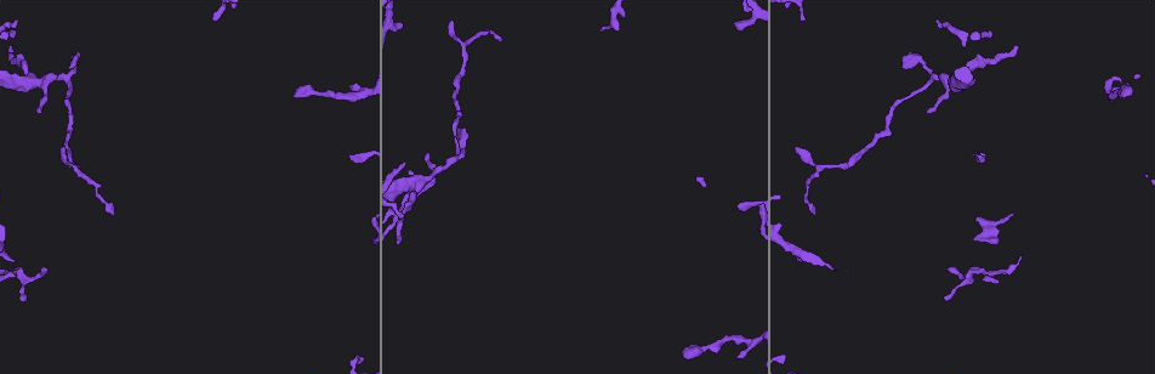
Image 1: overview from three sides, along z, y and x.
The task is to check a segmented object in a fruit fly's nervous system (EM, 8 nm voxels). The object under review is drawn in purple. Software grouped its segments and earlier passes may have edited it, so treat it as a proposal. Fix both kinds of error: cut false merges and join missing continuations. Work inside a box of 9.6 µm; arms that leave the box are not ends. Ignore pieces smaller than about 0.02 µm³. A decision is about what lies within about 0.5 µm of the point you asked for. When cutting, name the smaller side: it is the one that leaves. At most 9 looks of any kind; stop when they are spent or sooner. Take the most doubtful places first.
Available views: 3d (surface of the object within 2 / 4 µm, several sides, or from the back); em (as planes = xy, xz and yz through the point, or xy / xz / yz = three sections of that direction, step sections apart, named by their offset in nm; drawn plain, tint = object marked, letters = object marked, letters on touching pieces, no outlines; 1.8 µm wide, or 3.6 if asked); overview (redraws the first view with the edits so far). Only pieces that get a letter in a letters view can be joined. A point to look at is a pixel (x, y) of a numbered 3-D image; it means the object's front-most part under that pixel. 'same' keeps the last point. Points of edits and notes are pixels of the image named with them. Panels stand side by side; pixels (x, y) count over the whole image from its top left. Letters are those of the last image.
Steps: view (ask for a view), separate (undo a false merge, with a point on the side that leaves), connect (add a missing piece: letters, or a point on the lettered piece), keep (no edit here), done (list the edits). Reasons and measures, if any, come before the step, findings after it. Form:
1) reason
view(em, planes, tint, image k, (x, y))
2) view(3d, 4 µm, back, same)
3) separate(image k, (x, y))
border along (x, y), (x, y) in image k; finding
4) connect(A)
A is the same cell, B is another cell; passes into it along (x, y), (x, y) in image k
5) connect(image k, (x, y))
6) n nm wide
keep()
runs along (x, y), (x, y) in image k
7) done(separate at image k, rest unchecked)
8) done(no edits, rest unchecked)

thin end
view(3d, 4 µm, image 1, (1131, 85))

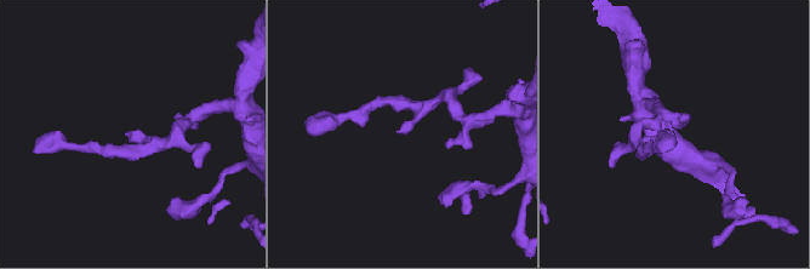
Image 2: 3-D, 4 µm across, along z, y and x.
now the EM
view(em, planes, tint, image 2, (398, 131))

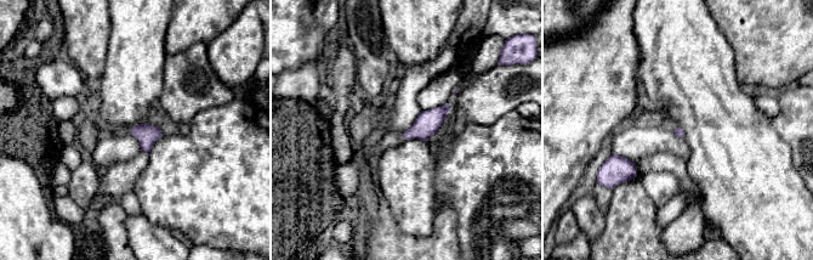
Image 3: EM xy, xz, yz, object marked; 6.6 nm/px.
view(em, planes, letters, same)

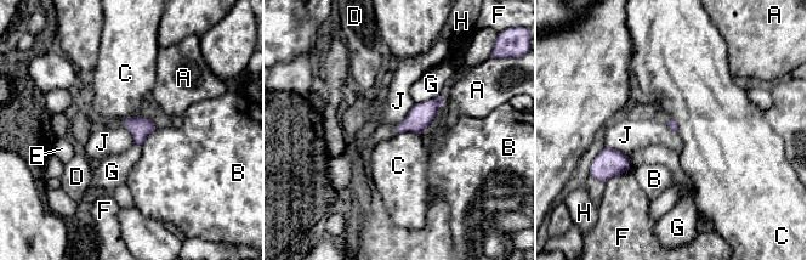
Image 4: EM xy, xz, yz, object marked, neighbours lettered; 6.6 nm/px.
keep()
A, B, C, D, E, F, G, H and J are other cells; border along (414, 102), (407, 116), (395, 126) in image 4; none of them fits

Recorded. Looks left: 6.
thin end
view(em, xz, step 8, tint, image 1, (457, 129))

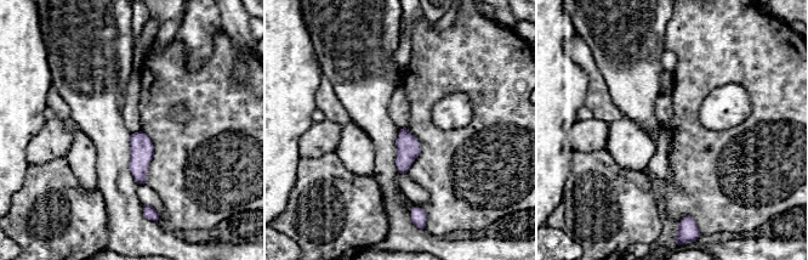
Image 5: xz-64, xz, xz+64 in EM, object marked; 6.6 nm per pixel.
view(em, planes, letters, same)

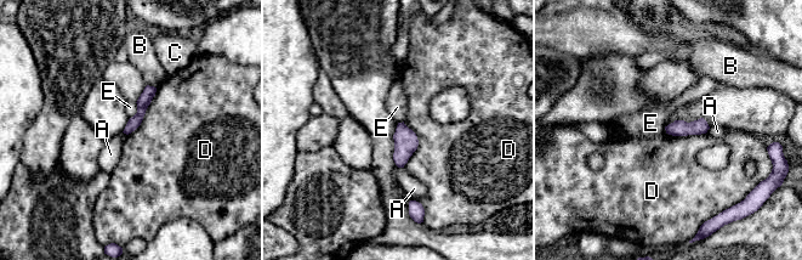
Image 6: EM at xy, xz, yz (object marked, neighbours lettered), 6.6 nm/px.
keep()
A, B, C, D and E are other cells; border along (397, 165), (403, 168) in image 6; none of them fits

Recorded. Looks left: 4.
three-way junction
view(3d, 2 µm, image 1, (415, 185))

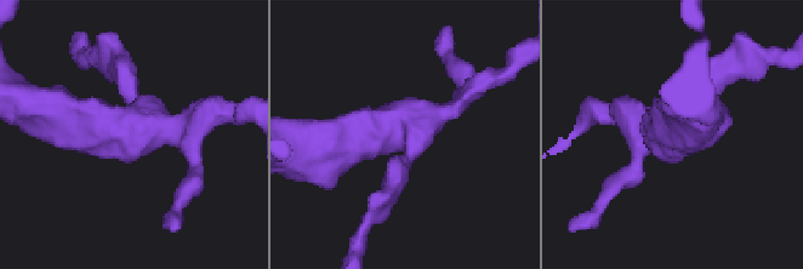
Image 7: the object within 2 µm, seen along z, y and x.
view(em, planes, letters, image 7, (667, 124))

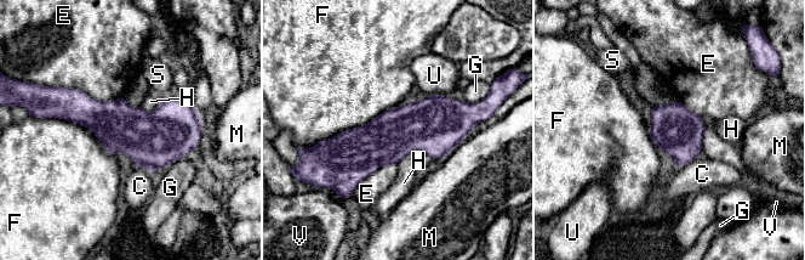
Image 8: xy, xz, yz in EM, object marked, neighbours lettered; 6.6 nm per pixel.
keep()
C, E, F, G, H, M, S, U and V are other cells; border along (395, 106), (315, 145) in image 8; one neuron here

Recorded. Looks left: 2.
free end
view(em, planes, letters, image 1, (794, 147))

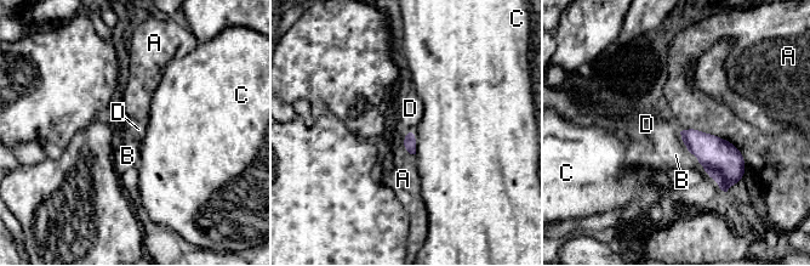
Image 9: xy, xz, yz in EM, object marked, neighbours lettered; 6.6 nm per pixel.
keep()
A, B, C and D are other cells; no lettered piece goes on from it

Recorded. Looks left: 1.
done(no edits, rest unchecked)

